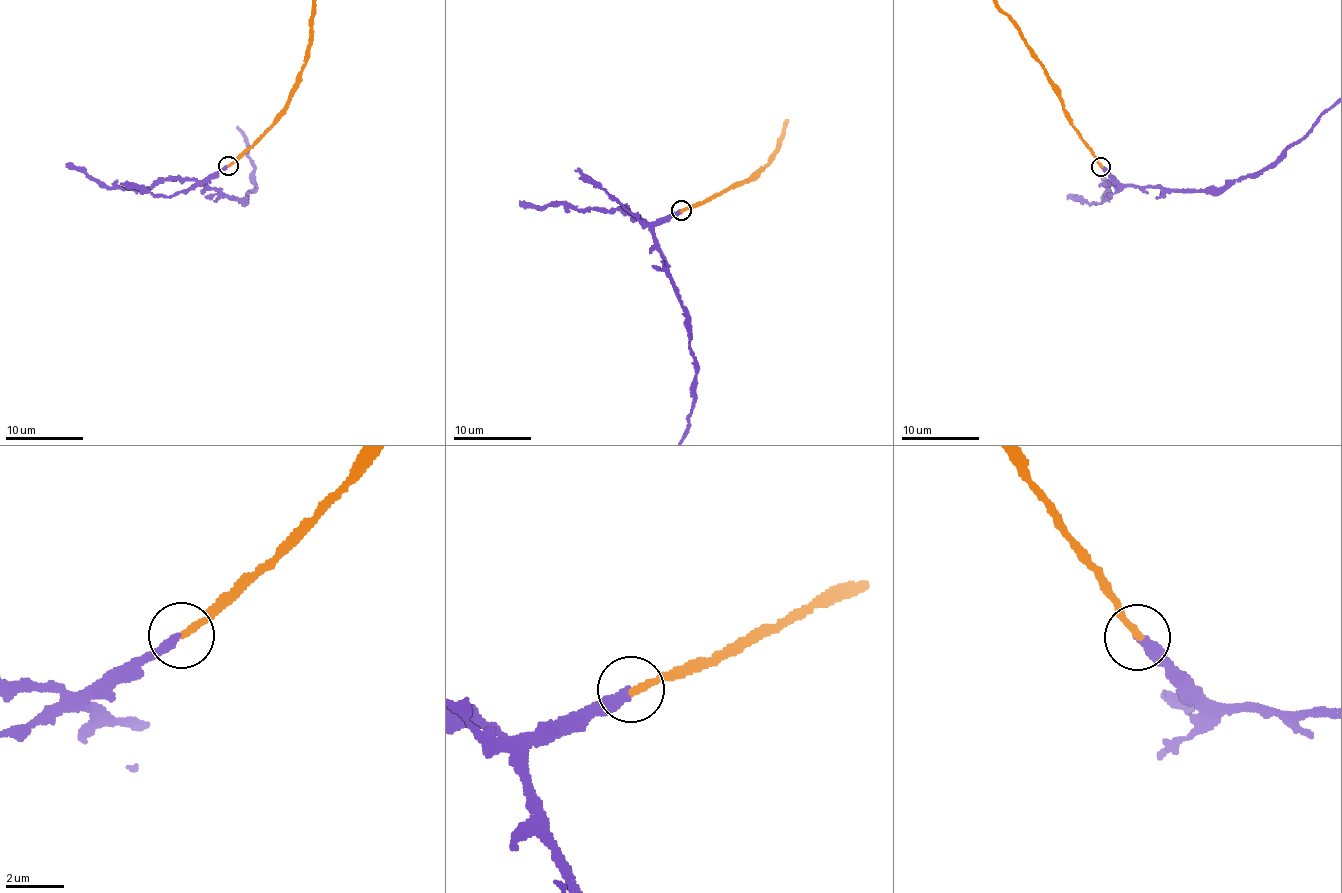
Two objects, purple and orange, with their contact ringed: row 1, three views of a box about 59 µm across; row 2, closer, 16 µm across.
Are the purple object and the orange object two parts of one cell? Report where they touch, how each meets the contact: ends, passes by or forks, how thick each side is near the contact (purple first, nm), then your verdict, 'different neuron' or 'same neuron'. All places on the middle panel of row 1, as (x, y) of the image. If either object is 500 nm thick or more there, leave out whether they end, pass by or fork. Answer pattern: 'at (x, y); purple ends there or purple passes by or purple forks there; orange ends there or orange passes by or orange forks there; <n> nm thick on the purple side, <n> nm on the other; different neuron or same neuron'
at (681, 210); purple ends there; orange ends there; 280 nm thick on the purple side, 240 nm on the other; same neuron

